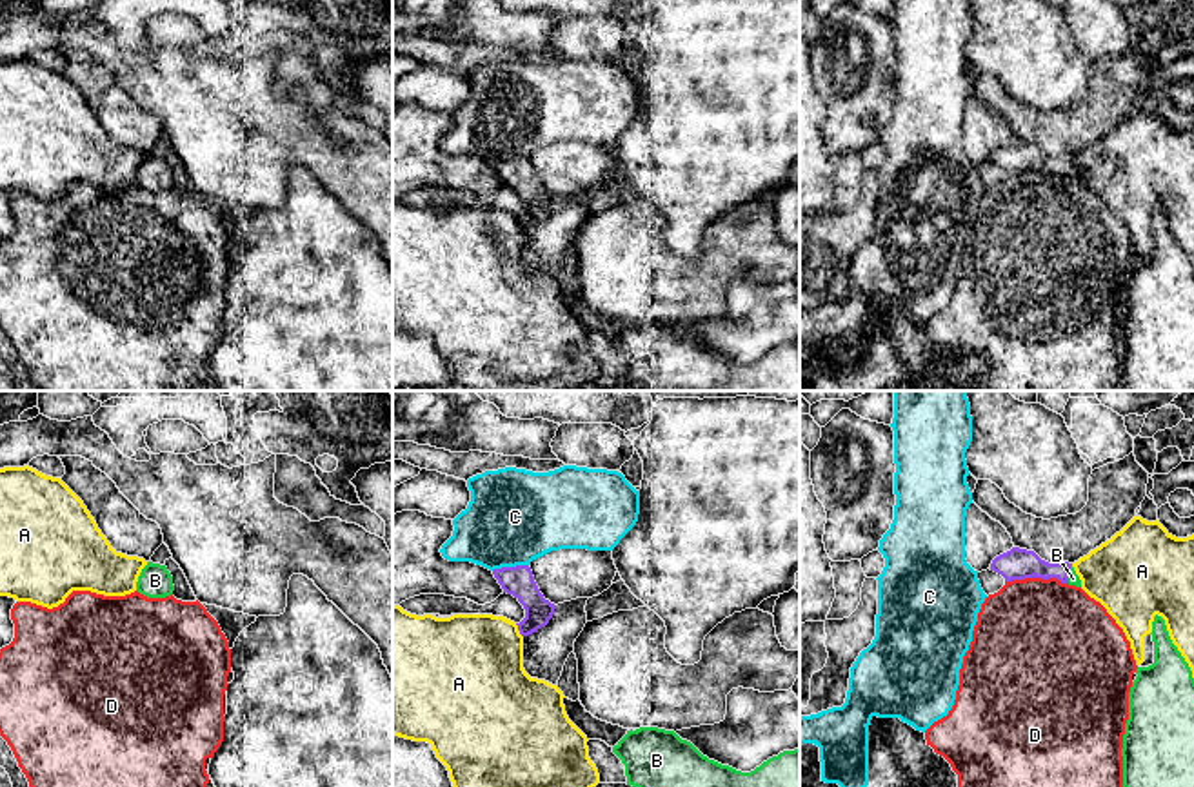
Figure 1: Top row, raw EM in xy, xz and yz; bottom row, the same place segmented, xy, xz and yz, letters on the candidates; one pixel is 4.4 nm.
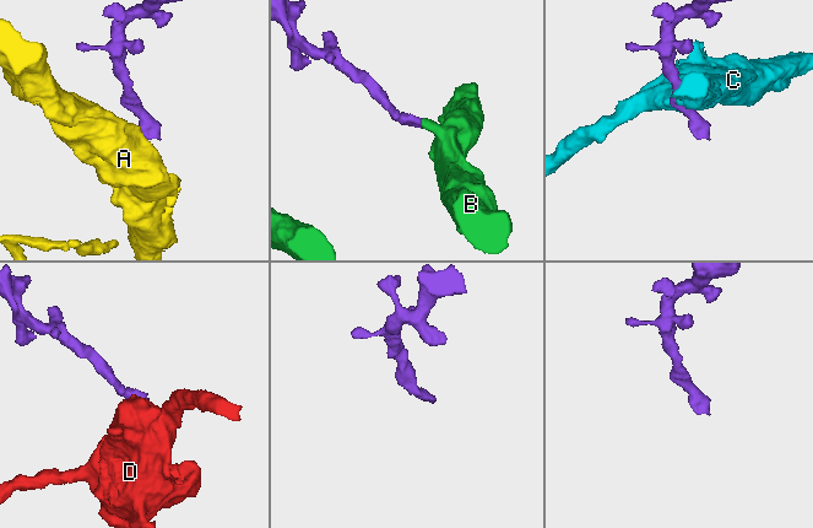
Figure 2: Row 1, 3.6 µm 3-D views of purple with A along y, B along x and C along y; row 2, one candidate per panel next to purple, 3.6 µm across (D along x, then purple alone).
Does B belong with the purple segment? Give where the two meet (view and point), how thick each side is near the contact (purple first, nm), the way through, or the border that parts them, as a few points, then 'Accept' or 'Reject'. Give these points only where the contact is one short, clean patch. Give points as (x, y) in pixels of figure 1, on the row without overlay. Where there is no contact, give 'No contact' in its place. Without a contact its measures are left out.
Touches purple at yz (1067, 166). Thickness 140 nm (purple) against 50 nm. Path across: yz (1016, 157), (1067, 166), (1073, 171). Accept

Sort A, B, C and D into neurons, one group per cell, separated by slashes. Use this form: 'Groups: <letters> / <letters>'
Groups: A / B / C / D

